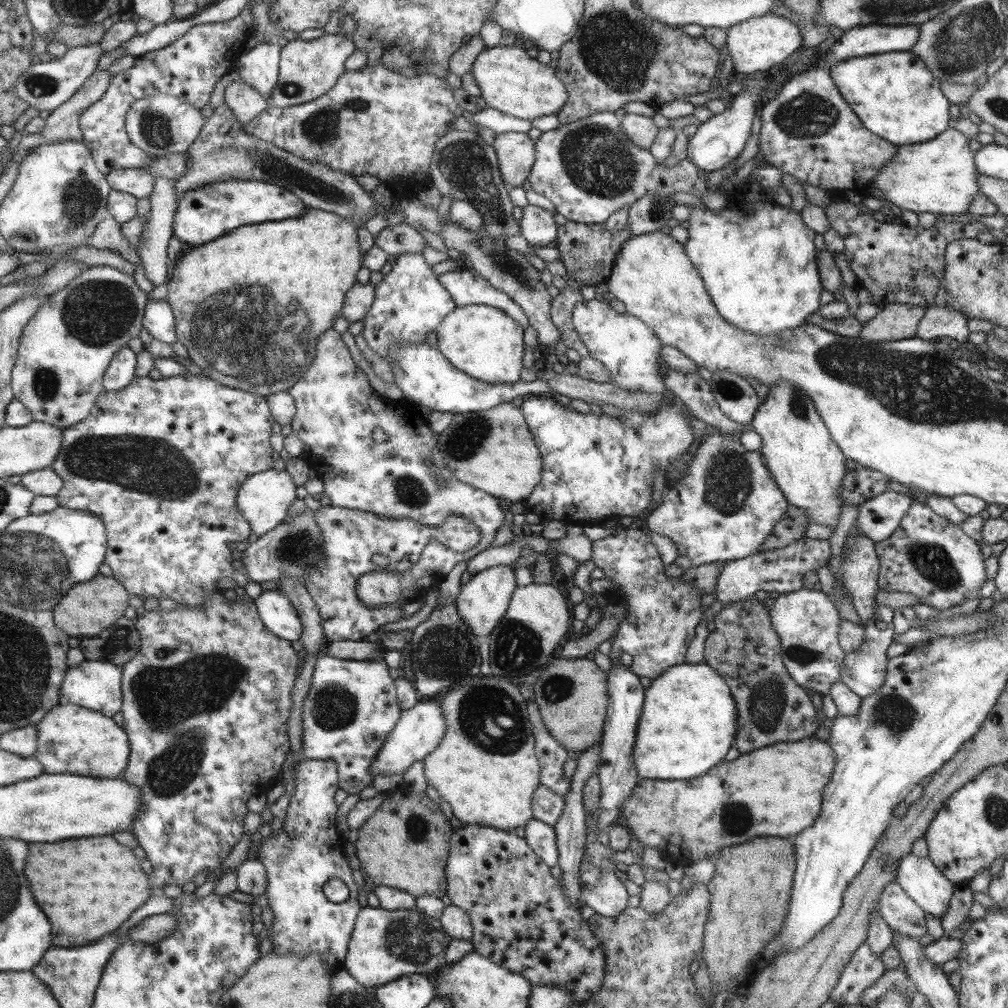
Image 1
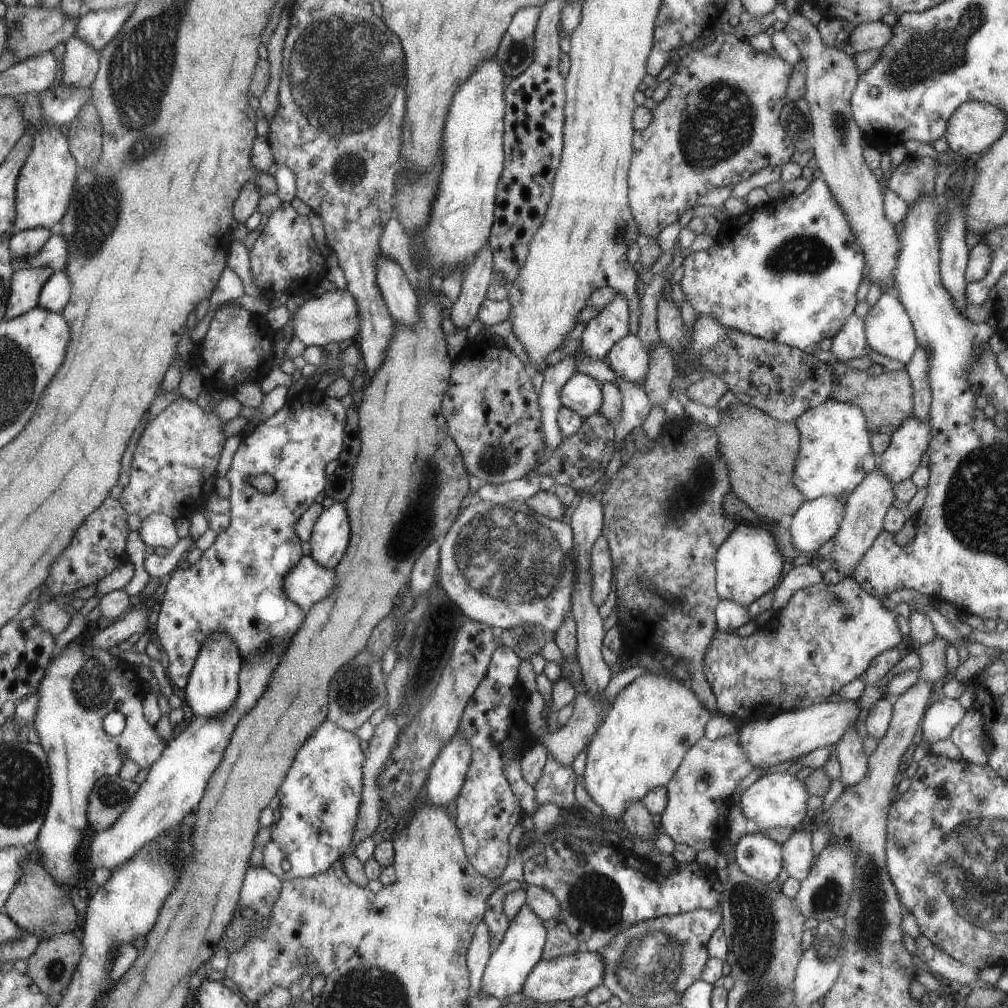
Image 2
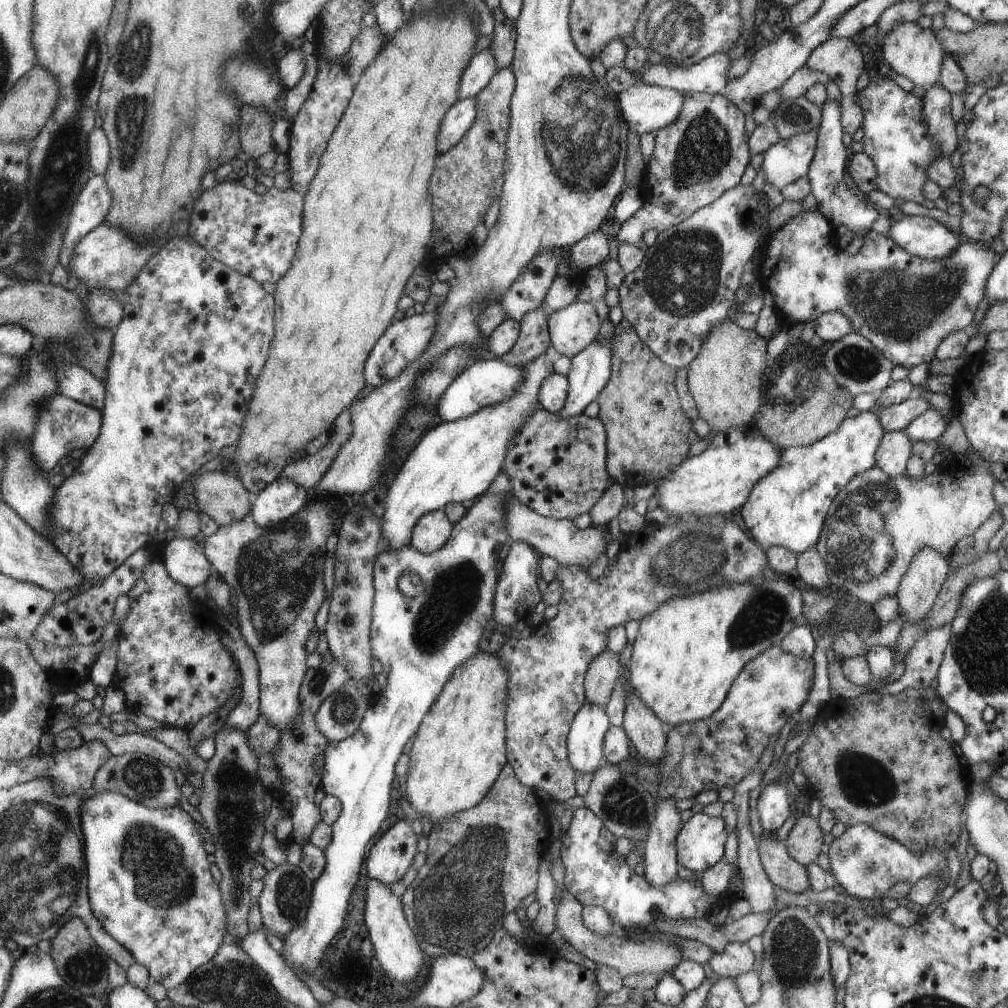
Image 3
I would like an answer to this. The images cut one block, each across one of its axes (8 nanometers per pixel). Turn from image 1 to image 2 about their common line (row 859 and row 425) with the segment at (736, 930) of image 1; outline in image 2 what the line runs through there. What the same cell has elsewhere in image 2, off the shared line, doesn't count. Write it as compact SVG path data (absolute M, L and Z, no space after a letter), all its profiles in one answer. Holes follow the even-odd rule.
M733 400L721 409L719 422L713 427L720 442L721 458L727 462L730 491L764 522L786 521L806 499L793 484L793 466L800 450L800 433L796 423L777 421L764 411Z

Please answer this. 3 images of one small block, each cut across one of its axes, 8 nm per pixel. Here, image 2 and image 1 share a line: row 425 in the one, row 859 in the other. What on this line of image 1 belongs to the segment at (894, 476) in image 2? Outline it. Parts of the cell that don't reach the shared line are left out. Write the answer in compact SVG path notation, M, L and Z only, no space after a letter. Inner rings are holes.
M905 854L898 861L893 882L912 897L926 914L939 916L947 910L953 894L953 883L932 864L928 857Z

